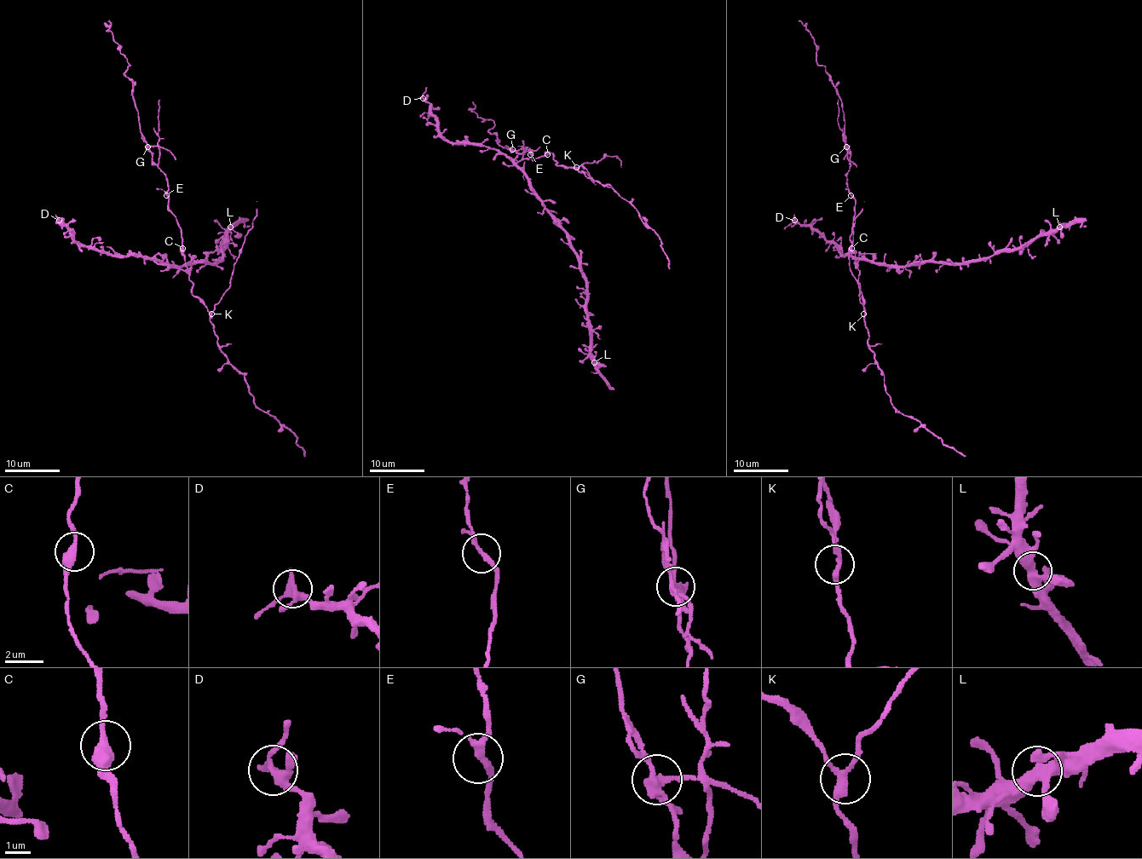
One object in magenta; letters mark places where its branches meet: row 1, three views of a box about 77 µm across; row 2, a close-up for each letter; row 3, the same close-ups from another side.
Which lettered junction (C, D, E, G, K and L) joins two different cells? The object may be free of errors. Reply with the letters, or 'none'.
G

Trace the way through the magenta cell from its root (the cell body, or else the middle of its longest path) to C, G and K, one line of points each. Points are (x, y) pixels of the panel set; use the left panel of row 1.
C: (184, 262), (182, 248)
G: (184, 262), (180, 227), (169, 208), (168, 179), (152, 159), (148, 146)
K: (184, 262), (188, 270), (188, 279), (193, 284), (193, 293), (211, 314)

